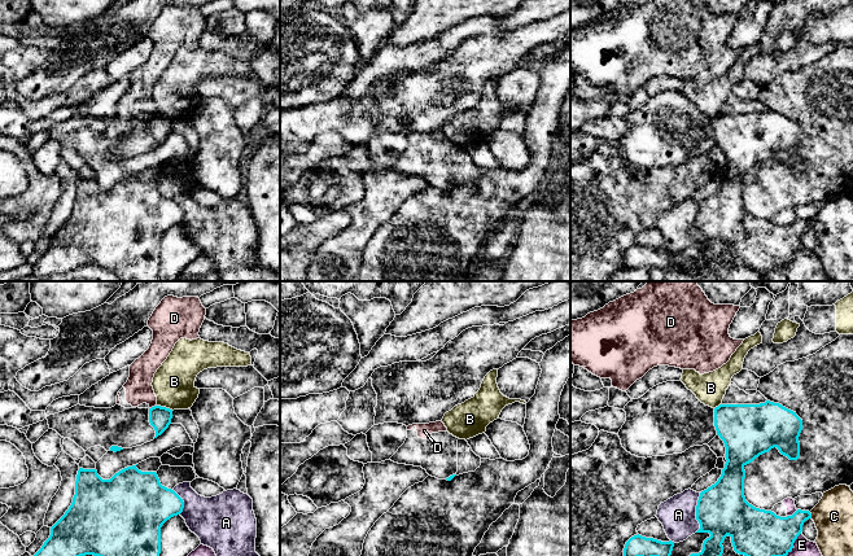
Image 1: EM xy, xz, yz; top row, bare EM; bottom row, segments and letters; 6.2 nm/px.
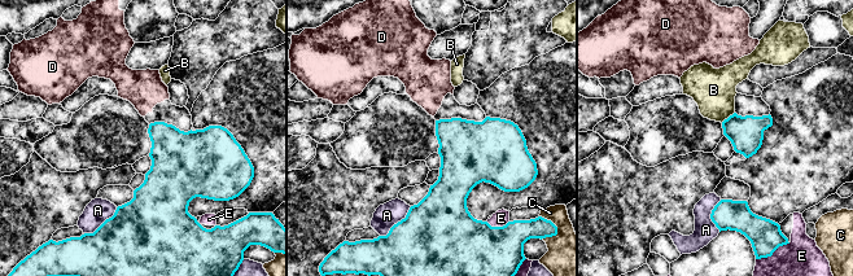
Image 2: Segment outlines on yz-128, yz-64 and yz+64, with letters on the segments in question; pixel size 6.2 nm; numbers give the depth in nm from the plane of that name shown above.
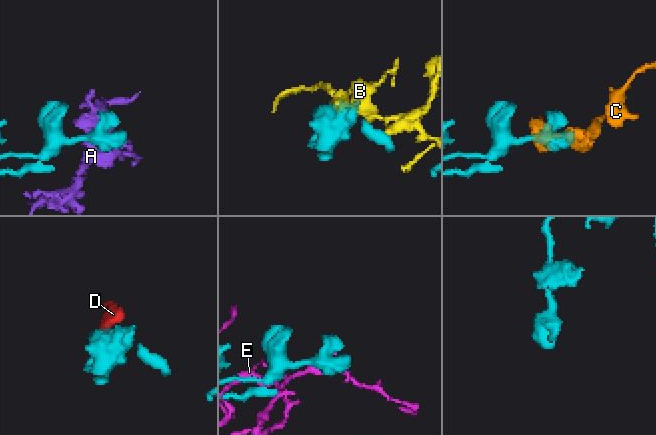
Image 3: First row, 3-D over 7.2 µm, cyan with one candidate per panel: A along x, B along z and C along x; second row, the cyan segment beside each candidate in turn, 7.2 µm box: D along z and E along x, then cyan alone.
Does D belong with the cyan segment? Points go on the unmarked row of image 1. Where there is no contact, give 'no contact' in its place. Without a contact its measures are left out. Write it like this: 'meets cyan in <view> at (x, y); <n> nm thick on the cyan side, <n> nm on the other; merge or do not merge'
meets cyan in xy at (152, 117); 140 nm thick on the cyan side, 170 nm on the other; do not merge

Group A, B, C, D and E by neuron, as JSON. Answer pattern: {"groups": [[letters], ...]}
{"groups": [["A"], ["B"], ["C"], ["D"], ["E"]]}

